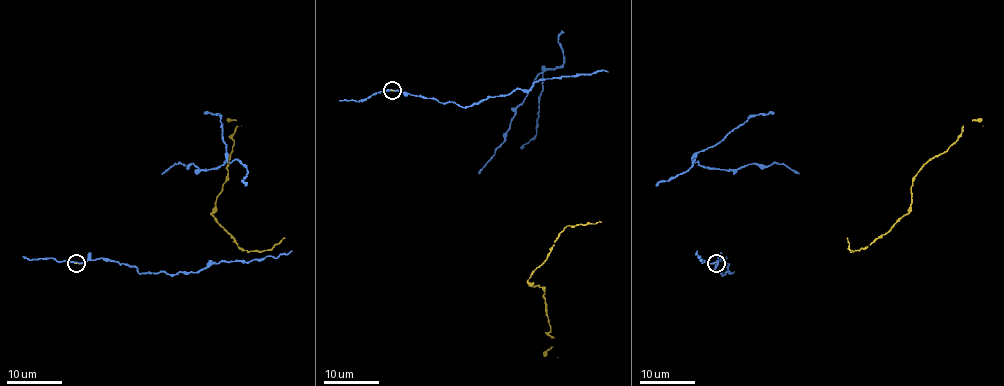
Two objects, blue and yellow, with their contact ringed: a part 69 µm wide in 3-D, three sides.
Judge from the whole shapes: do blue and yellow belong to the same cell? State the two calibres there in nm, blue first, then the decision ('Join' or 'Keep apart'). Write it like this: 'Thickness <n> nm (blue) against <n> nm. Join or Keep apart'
Thickness 200 nm (blue) against 50 nm. Join

